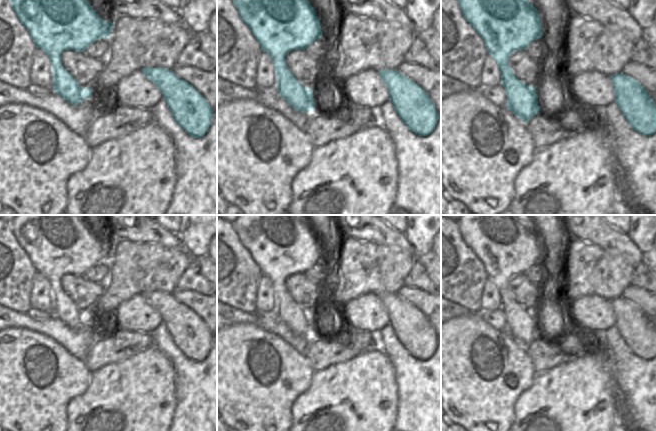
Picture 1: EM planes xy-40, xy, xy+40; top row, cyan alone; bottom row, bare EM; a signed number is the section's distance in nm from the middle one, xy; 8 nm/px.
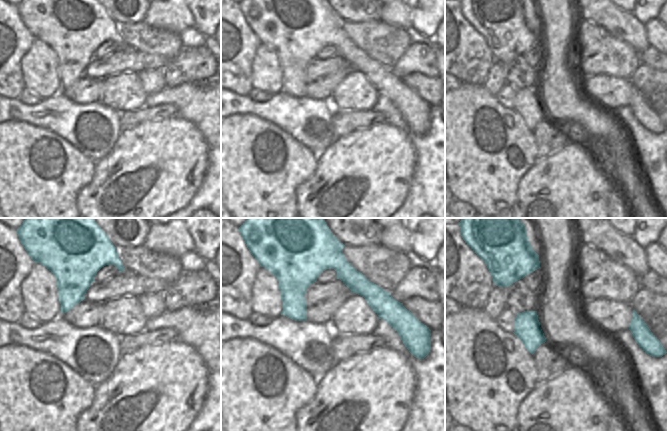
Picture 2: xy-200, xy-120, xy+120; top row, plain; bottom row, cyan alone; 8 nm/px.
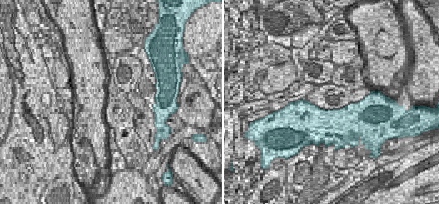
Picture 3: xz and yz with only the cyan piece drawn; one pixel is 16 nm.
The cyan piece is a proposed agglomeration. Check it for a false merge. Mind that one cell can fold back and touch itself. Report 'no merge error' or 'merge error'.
no merge error

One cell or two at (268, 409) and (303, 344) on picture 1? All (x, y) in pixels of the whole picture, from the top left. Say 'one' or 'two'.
two

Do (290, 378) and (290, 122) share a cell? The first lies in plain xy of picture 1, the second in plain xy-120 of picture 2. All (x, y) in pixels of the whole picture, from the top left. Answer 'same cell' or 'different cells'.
different cells

